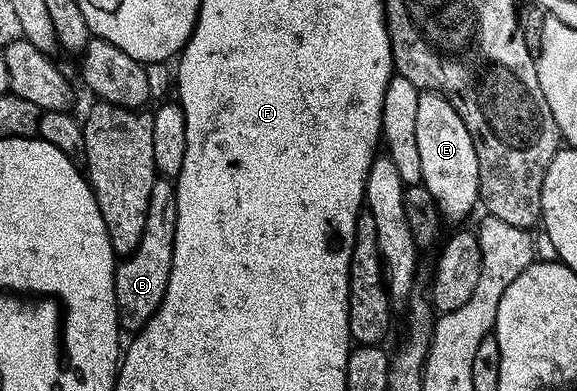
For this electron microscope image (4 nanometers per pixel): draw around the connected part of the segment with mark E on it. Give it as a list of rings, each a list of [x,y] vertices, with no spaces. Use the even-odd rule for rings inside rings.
[[[421,93],[418,100],[418,149],[422,156],[422,183],[436,201],[443,217],[450,223],[460,222],[472,214],[480,202],[480,165],[474,140],[454,112],[450,100],[441,94]]]

